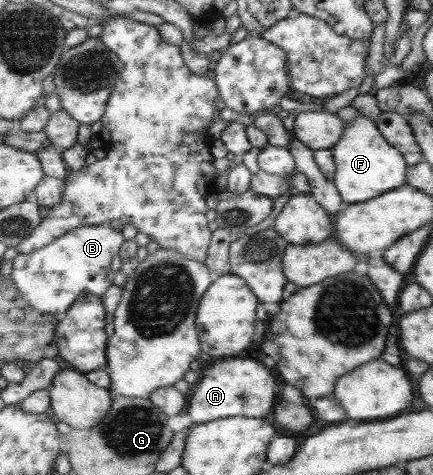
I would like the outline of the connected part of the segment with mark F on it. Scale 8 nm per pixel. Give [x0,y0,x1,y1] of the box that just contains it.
[329,114,407,204]

